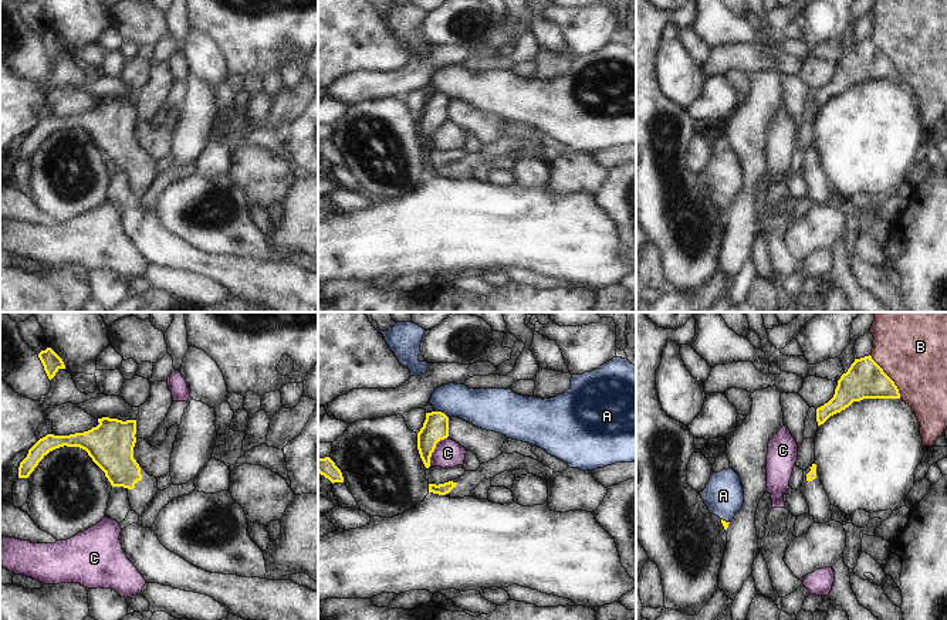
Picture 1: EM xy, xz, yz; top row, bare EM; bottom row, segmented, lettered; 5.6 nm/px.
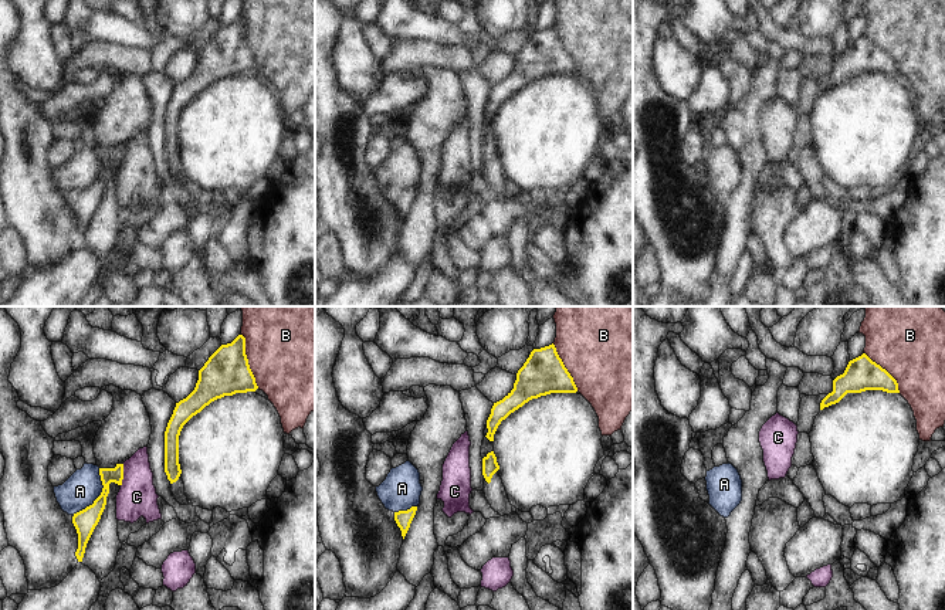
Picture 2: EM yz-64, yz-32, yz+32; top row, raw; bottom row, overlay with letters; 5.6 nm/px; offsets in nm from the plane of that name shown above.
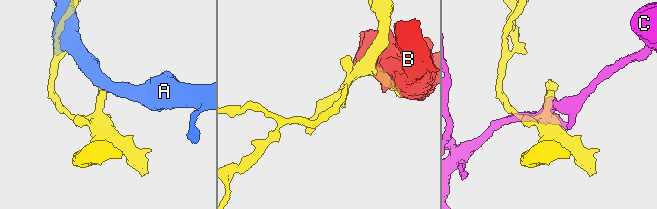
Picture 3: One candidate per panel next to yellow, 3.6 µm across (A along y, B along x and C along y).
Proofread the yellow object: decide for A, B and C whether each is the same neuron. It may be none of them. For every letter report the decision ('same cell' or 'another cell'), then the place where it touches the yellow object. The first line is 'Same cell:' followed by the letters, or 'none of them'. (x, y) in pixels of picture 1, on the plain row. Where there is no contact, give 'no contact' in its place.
Same cell: none of them
A: another cell; contact xz (440, 94)
B: another cell; contact yz (888, 58)
C: another cell; contact xz (433, 132)

